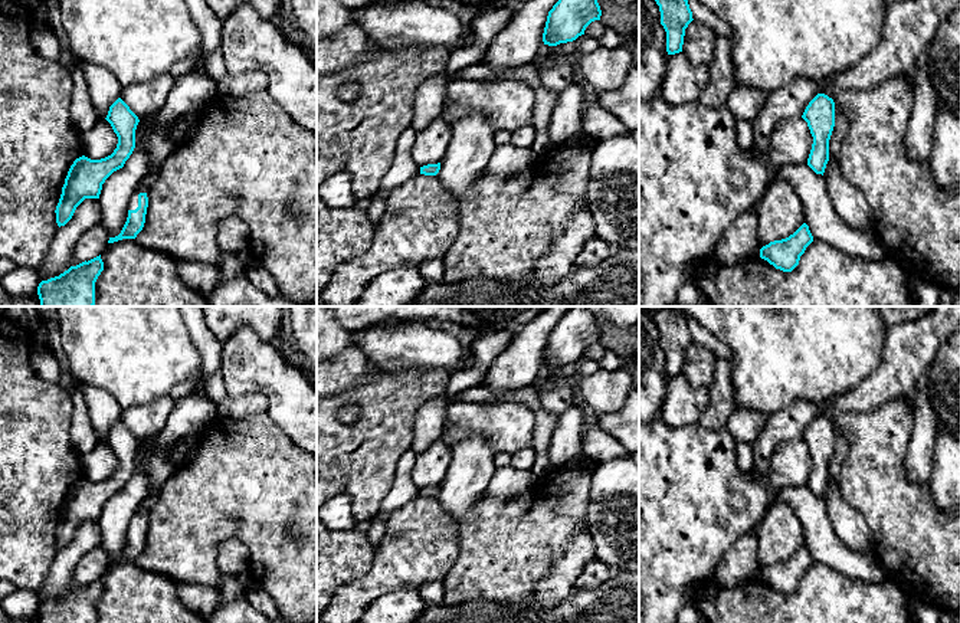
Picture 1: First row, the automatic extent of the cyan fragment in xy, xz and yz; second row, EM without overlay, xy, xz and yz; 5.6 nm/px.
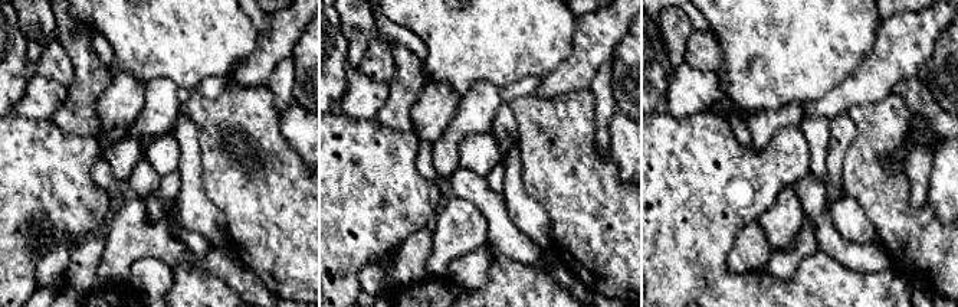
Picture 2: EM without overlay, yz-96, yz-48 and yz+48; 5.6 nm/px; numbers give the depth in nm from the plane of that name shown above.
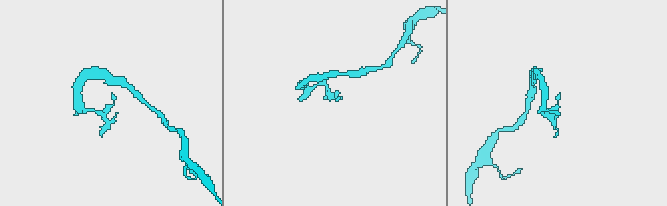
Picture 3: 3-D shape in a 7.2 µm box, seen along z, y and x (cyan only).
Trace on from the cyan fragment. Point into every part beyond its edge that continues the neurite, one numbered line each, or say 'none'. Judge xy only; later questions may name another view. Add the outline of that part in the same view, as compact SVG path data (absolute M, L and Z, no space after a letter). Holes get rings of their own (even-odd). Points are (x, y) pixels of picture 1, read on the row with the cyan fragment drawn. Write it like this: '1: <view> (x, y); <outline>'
1: xy (133, 203); M141 186L132 193L128 201L128 210L135 210L138 207L138 194L141 193Z

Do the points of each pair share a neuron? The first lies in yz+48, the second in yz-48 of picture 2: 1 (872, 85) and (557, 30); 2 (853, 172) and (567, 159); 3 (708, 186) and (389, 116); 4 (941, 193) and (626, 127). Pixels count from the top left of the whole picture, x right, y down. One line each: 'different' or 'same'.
1: different
2: same
3: different
4: same

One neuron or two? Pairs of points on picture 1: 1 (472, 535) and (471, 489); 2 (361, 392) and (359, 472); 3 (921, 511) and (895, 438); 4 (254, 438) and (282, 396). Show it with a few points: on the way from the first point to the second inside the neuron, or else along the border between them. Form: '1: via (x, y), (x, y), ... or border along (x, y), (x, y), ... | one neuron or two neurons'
1: border along (484, 498), (458, 527) | two neurons
2: via (367, 412), (367, 452) | one neuron
3: via (903, 492), (895, 485), (895, 456) | one neuron
4: border along (265, 412), (292, 440) | two neurons

